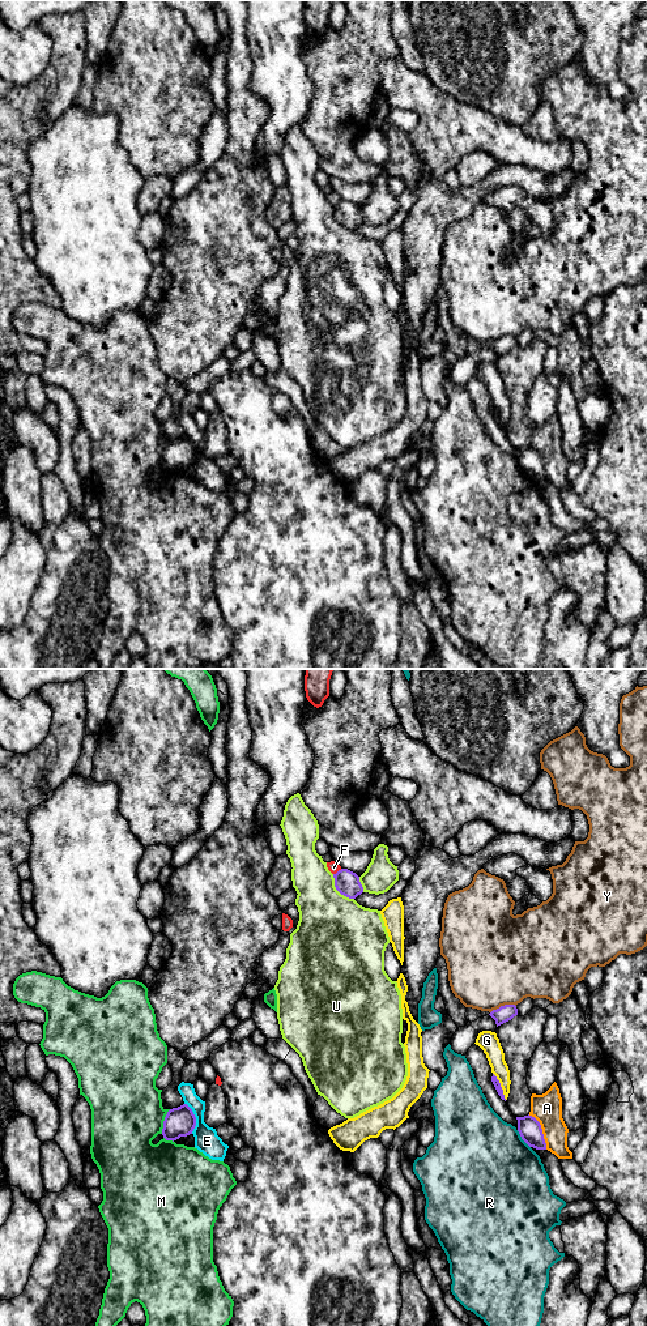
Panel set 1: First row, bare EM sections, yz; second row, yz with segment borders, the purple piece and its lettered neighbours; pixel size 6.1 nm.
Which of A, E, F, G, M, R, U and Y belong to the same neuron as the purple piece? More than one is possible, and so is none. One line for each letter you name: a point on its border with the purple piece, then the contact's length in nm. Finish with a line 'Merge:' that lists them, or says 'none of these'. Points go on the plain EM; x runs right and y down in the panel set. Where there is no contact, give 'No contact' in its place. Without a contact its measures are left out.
Merge: none of these

